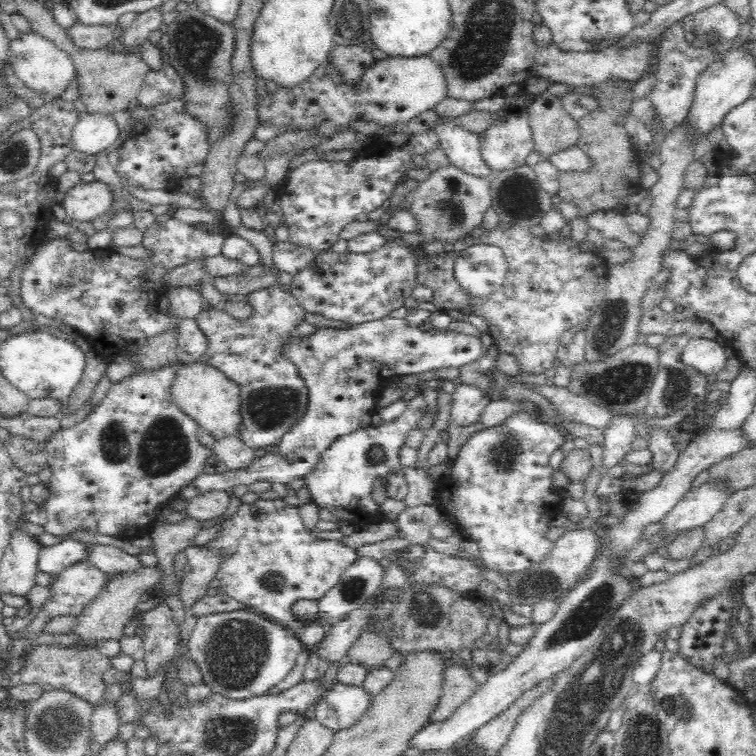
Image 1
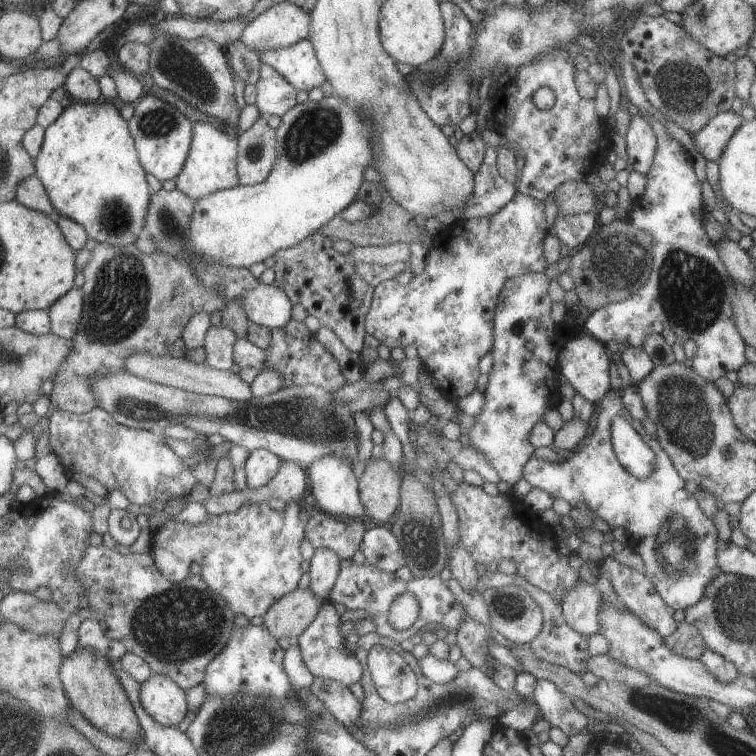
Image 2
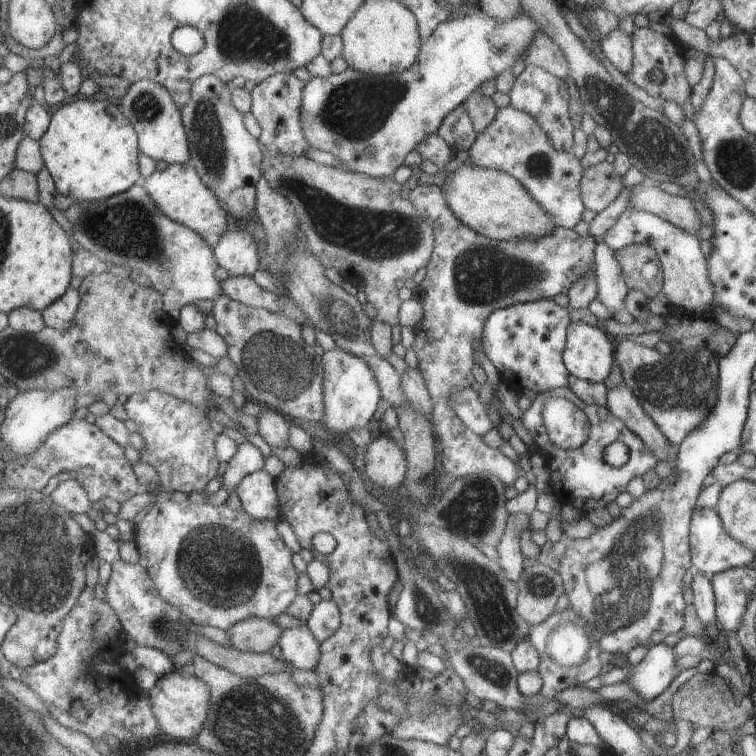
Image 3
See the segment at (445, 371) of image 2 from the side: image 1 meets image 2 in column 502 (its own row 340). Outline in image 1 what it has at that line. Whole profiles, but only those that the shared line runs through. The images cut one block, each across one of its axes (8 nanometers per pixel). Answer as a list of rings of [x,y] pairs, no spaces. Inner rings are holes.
[[[262,288],[247,295],[248,303],[254,309],[250,318],[243,321],[232,318],[225,310],[202,310],[194,318],[198,328],[207,339],[207,347],[198,362],[210,365],[226,378],[236,383],[241,390],[241,430],[240,439],[252,449],[273,449],[278,445],[282,436],[291,430],[291,426],[306,412],[308,404],[308,389],[296,365],[283,358],[282,344],[294,333],[294,327],[304,320],[304,310],[293,298],[290,291],[280,288]]]

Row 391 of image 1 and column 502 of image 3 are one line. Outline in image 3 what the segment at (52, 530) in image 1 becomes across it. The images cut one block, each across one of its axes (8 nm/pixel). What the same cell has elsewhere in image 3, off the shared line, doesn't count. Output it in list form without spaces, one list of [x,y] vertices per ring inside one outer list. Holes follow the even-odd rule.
[[[510,105],[499,108],[483,132],[476,133],[476,139],[467,151],[471,166],[503,171],[512,176],[539,204],[539,208],[551,216],[557,227],[571,229],[582,220],[584,206],[580,198],[579,181],[583,168],[579,158],[573,152],[555,150],[543,128],[527,112],[515,110]]]

